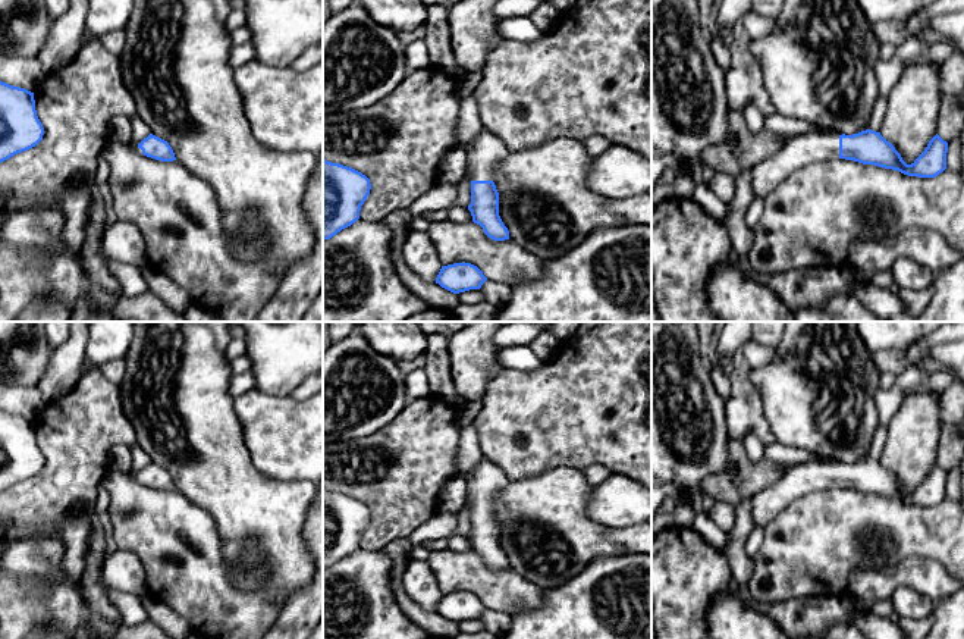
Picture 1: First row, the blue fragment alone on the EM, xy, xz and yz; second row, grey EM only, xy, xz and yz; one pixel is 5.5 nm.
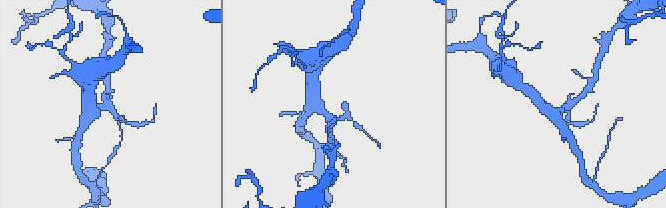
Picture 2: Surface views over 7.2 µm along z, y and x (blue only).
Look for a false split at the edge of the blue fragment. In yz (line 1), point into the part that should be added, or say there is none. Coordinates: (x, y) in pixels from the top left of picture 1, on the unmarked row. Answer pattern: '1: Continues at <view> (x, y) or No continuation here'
1: Continues at yz (812, 476)

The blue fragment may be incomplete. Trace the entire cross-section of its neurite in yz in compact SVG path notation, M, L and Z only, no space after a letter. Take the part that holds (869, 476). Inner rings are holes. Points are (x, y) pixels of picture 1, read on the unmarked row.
M872 458L852 464L807 461L791 466L779 480L756 492L750 498L751 517L756 527L764 527L792 501L833 488L874 494L908 505L935 507L946 498L946 482L948 472L938 463L924 480L907 494L895 476Z

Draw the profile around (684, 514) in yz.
M675 498L675 508L672 511L675 519L675 526L691 527L695 519L695 511L688 501L681 501Z

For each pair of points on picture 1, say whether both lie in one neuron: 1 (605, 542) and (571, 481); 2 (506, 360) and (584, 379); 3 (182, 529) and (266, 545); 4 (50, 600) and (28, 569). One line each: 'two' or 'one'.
1: one
2: two
3: two
4: two

